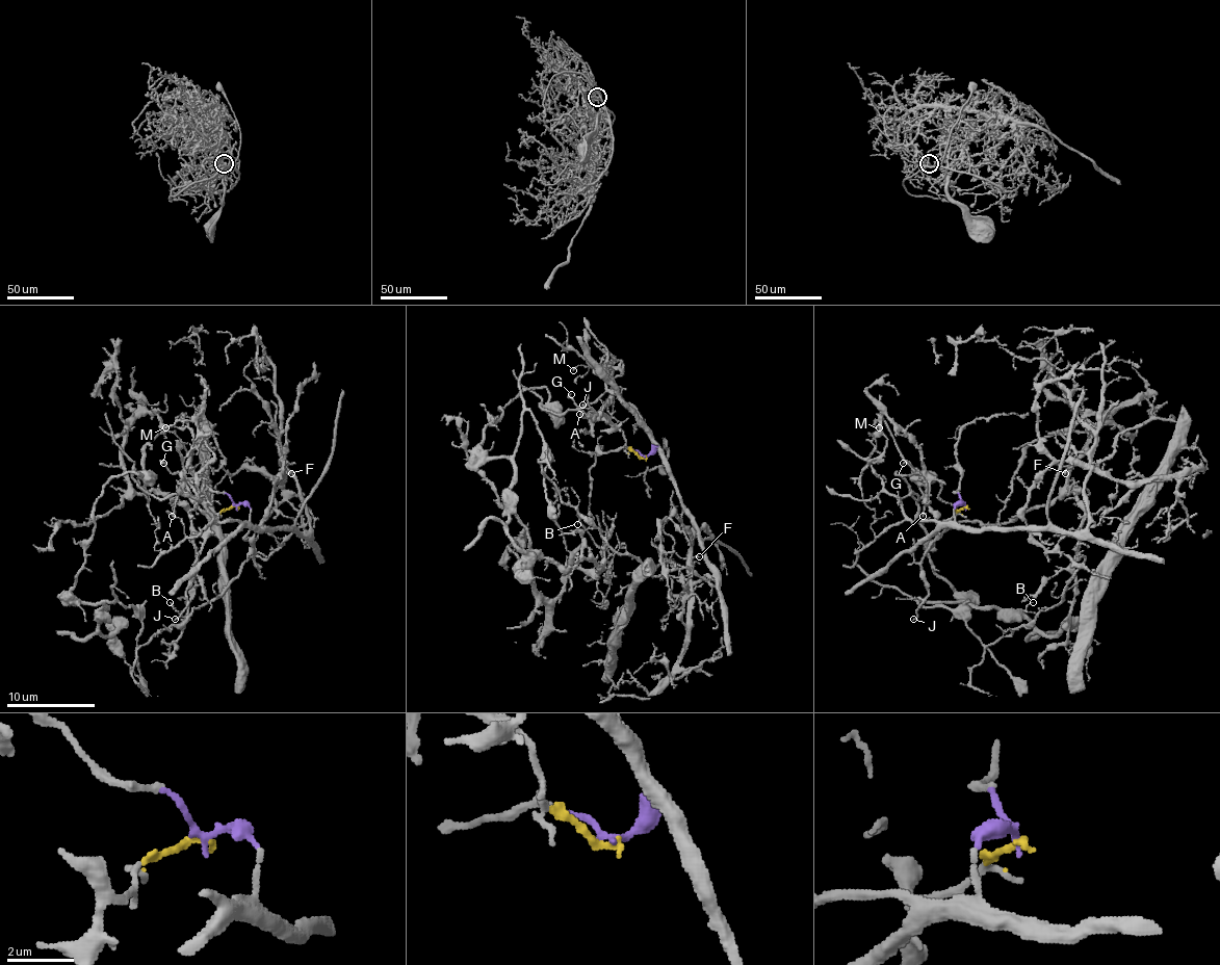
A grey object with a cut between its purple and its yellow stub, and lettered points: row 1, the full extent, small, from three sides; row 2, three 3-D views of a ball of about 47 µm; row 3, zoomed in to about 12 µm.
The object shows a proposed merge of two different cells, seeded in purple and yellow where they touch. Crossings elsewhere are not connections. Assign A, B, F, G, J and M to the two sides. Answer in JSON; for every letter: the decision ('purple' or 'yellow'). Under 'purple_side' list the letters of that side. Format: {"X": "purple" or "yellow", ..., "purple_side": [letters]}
{"A": "yellow", "B": "purple", "F": "purple", "G": "yellow", "J": "yellow", "M": "yellow", "purple_side": ["B", "F"]}

